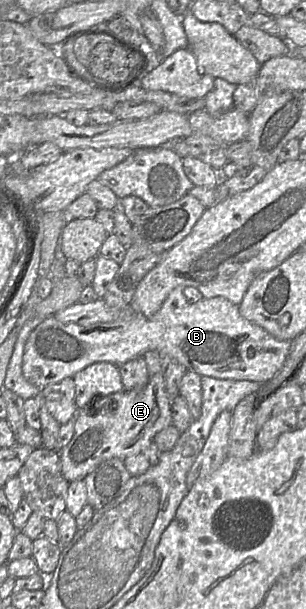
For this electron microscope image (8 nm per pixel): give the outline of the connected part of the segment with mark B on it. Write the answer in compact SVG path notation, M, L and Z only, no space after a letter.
M183 287L173 289L164 300L161 308L152 317L134 314L112 322L99 322L89 325L65 324L54 316L41 321L30 333L24 348L22 370L25 378L42 389L48 384L57 383L66 377L97 362L121 365L131 359L143 356L146 351L155 350L165 359L176 360L187 371L200 376L218 379L249 380L264 383L271 379L282 367L290 348L290 341L279 340L260 326L245 319L237 305L223 297L202 299L191 304L183 294Z

